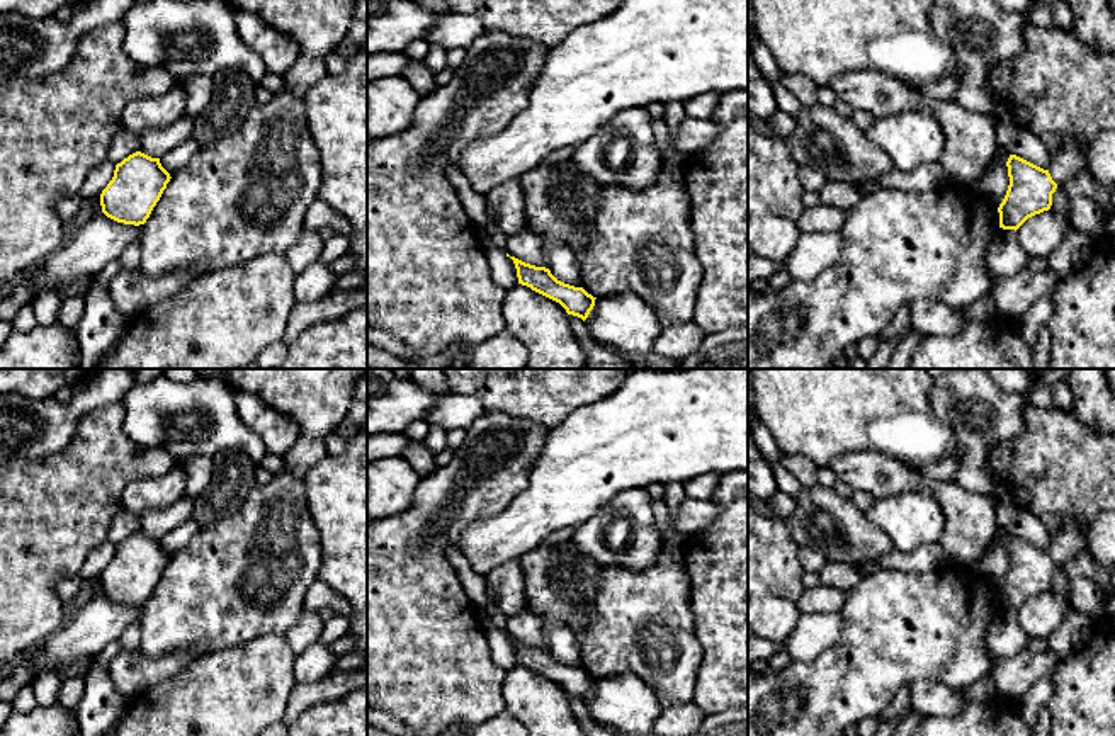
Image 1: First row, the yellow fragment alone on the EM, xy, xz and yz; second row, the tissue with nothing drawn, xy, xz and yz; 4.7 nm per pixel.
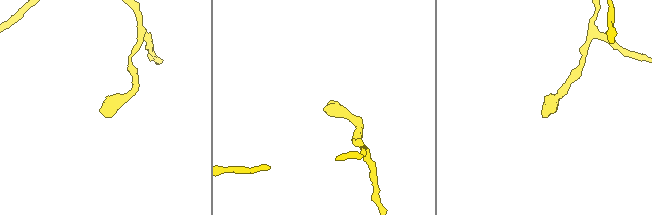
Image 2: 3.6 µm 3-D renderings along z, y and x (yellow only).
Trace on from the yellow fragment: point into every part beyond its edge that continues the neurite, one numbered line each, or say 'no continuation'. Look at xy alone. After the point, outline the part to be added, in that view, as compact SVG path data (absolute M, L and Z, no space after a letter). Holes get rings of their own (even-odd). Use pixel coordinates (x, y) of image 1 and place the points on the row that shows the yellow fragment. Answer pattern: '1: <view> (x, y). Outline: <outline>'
no continuation

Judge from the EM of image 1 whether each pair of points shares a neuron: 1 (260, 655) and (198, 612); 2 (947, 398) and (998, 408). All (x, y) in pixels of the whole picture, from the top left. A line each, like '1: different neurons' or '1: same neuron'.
1: different neurons
2: same neuron

